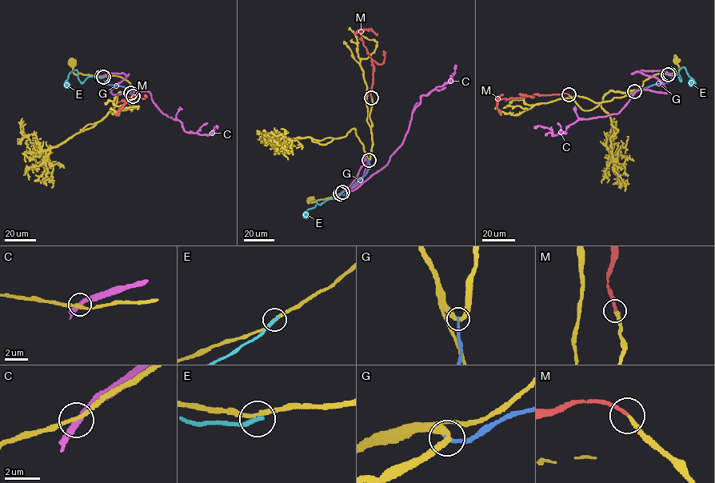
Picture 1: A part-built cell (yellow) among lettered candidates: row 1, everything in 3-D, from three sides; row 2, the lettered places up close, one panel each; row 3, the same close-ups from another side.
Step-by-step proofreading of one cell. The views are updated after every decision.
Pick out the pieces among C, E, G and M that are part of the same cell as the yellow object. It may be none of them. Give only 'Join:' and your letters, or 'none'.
Join: M

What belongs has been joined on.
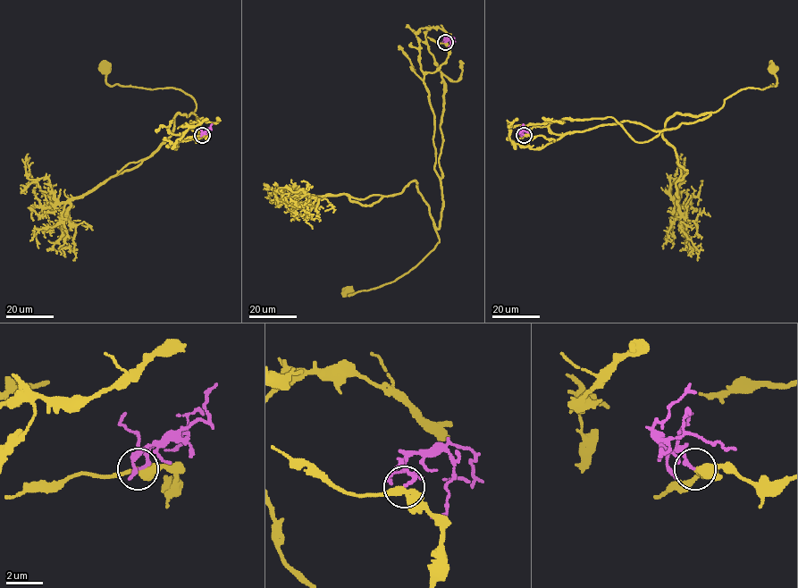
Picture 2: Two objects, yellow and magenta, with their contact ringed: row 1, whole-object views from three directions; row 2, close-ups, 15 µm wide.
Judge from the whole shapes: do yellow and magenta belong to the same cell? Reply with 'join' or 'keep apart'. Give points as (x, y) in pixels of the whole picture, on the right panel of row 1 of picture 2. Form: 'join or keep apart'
keep apart

